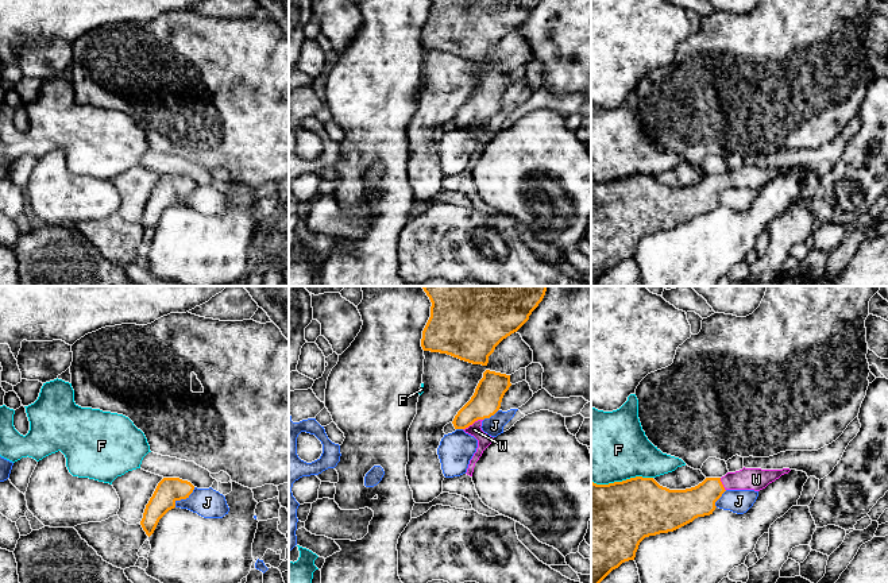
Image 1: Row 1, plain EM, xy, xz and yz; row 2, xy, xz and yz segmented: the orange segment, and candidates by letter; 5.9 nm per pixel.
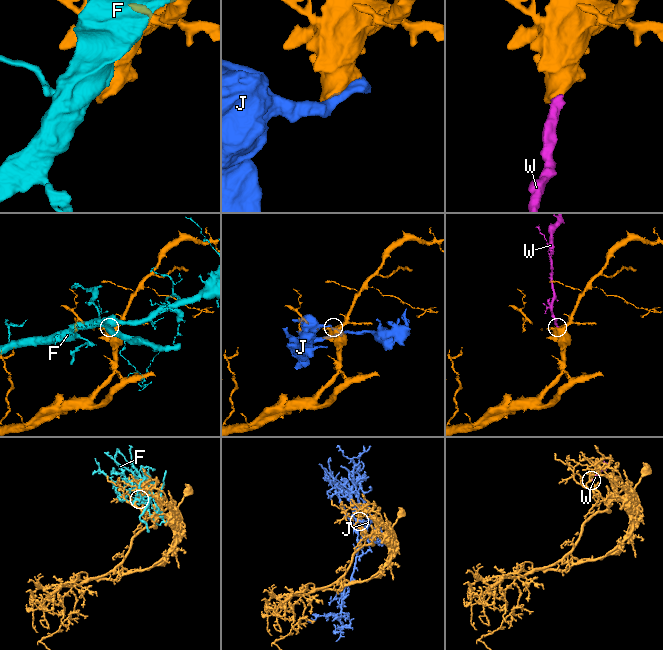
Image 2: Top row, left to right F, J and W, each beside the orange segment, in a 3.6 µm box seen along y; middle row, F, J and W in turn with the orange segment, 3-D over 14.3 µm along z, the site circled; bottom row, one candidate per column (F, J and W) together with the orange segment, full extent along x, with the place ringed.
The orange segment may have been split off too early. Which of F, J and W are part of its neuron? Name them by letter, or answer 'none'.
W

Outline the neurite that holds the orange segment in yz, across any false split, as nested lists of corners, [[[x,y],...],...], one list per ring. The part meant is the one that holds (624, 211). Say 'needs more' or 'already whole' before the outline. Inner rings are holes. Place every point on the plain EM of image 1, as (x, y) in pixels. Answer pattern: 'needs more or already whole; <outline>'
needs more; [[[744,165],[722,175],[706,175],[698,184],[686,188],[669,188],[653,175],[642,174],[609,182],[591,179],[591,286],[595,286],[622,260],[634,258],[638,243],[645,235],[673,229],[698,215],[713,212],[715,200],[726,188],[760,189],[789,169],[789,166]]]

